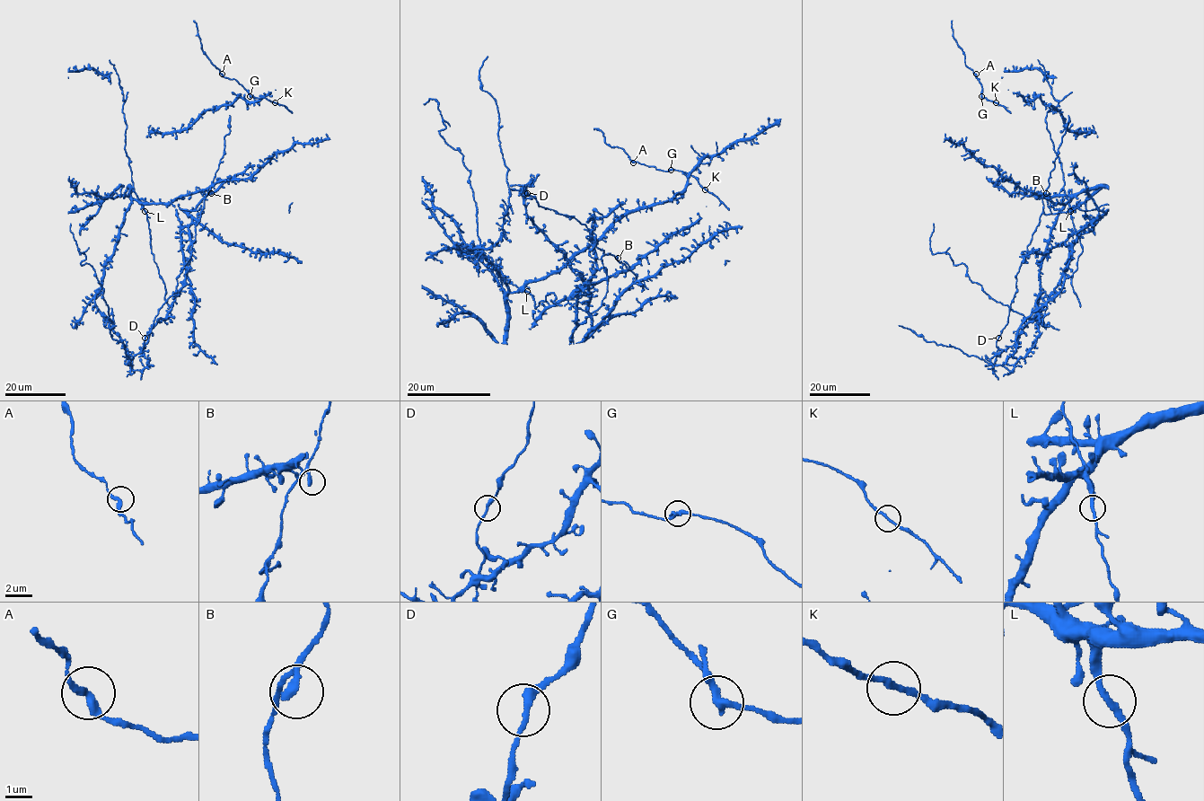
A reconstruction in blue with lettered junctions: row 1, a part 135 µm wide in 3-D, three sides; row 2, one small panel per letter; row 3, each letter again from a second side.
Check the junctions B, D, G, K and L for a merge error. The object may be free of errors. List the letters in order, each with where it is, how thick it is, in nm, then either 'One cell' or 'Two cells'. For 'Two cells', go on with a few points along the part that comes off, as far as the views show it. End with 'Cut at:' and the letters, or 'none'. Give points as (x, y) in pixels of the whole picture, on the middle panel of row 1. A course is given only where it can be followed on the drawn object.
B: Place: (618, 258). Thickness 240 nm. One cell
D: Place: (527, 193). Thickness 240 nm. One cell
G: Place: (671, 170). Thickness 260 nm. Two cells. Course of the part to remove: (671, 170), (661, 171), (634, 162), (619, 147), (606, 144), (603, 134), (593, 127)
K: Place: (705, 189). Thickness 200 nm. One cell
L: Place: (527, 291). Thickness 240 nm. One cell
Cut at: G

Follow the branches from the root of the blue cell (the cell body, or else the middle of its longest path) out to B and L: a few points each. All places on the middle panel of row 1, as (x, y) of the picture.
B: (528, 193), (540, 206), (575, 218), (584, 224), (596, 239), (596, 245), (604, 253), (618, 258)
L: (528, 193), (509, 189), (510, 207), (496, 244), (489, 249), (459, 244), (478, 252), (511, 293), (527, 291)

